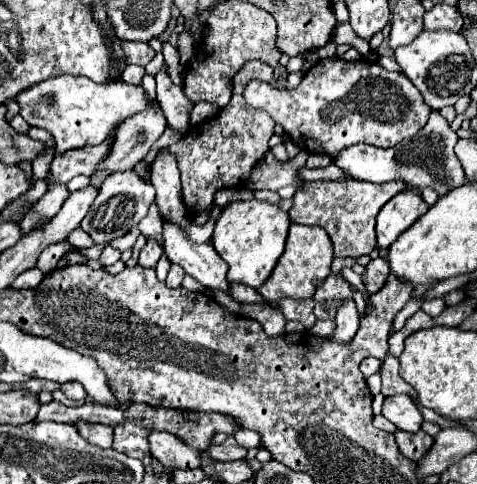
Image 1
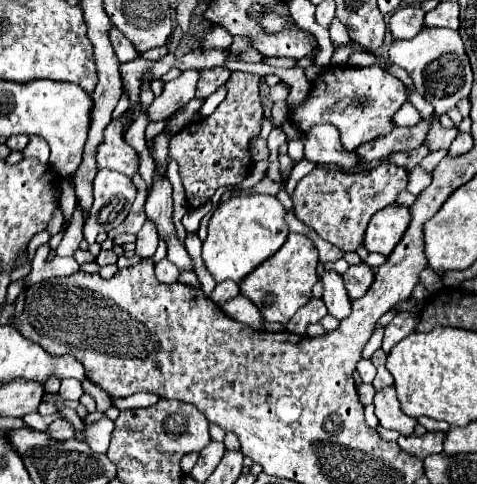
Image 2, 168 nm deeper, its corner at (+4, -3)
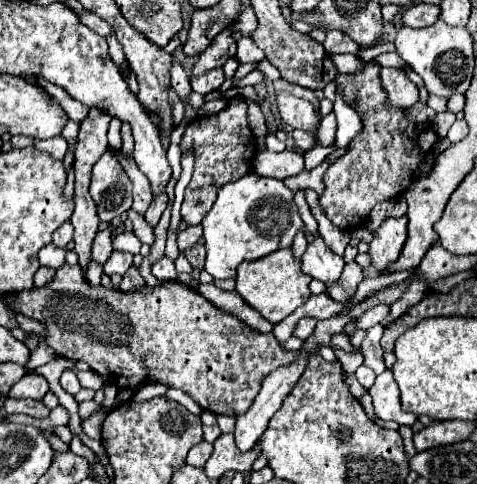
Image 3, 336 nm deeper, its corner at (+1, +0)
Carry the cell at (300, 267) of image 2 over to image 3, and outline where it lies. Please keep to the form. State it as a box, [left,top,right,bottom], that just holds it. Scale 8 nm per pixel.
[235,248,311,324]

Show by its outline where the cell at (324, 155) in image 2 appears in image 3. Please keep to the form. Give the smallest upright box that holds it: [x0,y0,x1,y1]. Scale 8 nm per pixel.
[275,80,319,132]

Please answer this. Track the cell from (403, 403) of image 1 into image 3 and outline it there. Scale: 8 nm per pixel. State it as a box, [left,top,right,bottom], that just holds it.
[369,370,417,426]

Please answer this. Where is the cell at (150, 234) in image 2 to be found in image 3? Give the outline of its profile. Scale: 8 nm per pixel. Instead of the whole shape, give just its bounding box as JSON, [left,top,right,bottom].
[147,192,167,226]

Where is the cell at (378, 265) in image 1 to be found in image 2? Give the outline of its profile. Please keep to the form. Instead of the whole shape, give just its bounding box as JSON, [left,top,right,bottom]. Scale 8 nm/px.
[342,263,374,301]

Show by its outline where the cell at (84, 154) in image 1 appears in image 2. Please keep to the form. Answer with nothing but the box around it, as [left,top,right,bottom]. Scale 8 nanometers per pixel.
[96,103,142,177]

